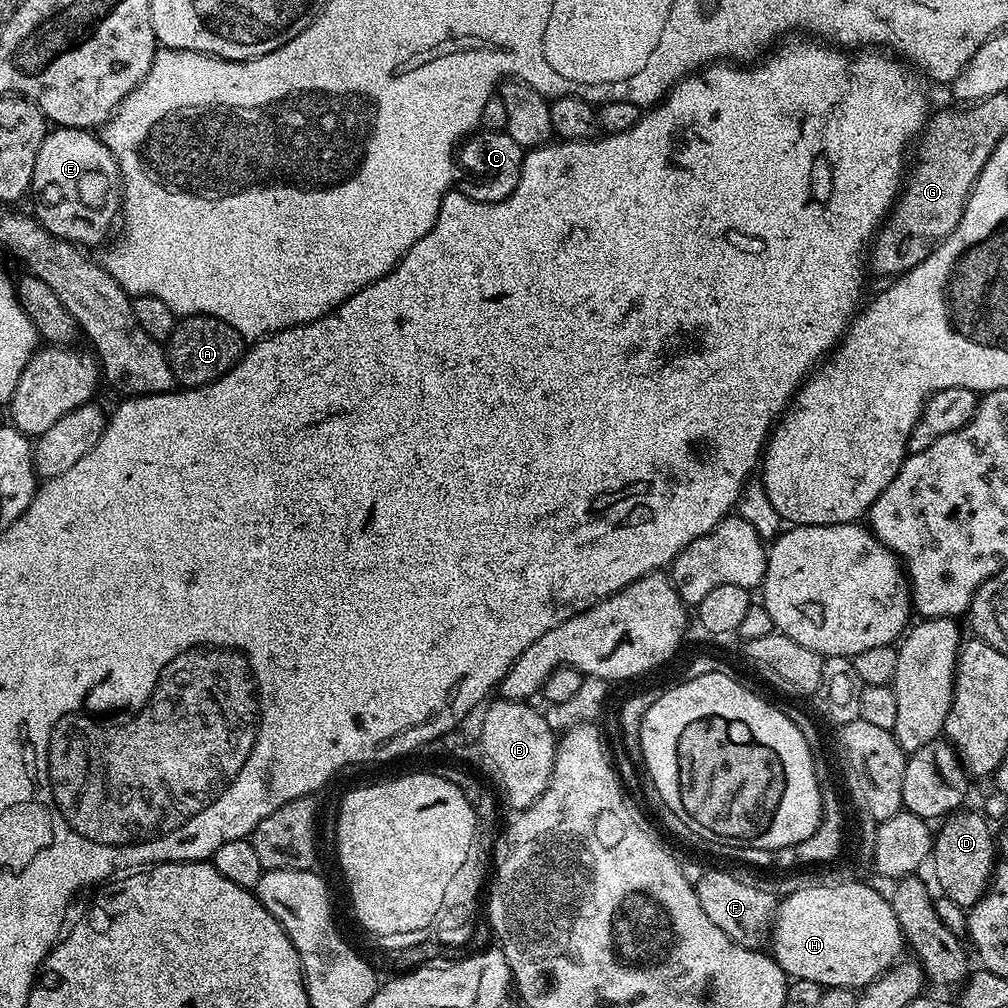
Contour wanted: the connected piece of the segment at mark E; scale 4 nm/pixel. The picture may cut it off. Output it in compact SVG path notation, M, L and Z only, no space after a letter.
M53 127L44 135L34 158L31 200L31 215L50 234L77 246L103 245L113 235L112 223L117 223L122 212L122 181L116 159L95 131Z

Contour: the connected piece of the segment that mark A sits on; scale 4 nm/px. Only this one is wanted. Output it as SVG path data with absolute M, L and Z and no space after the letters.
M185 316L177 323L176 329L166 341L170 370L177 385L184 388L200 388L204 384L222 378L231 368L236 367L246 351L243 336L226 322L213 316Z

